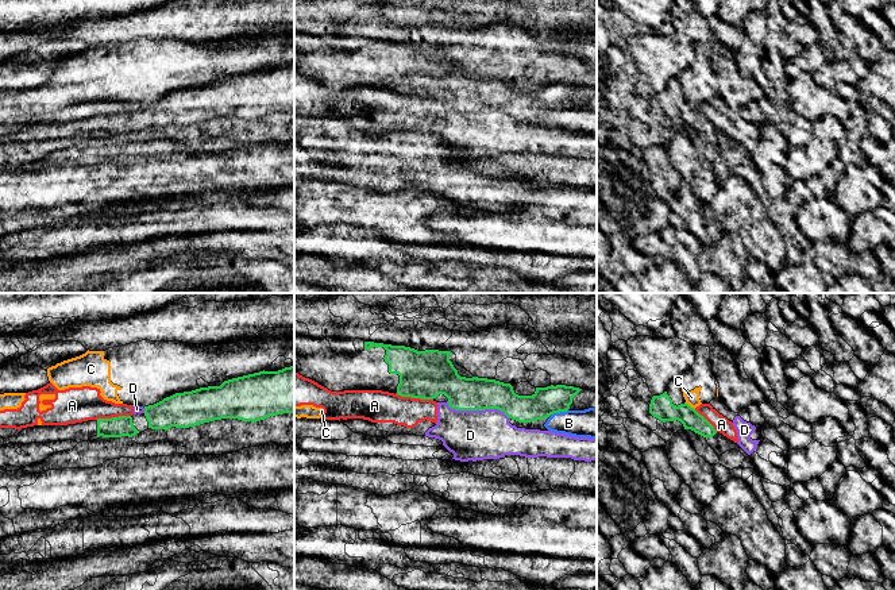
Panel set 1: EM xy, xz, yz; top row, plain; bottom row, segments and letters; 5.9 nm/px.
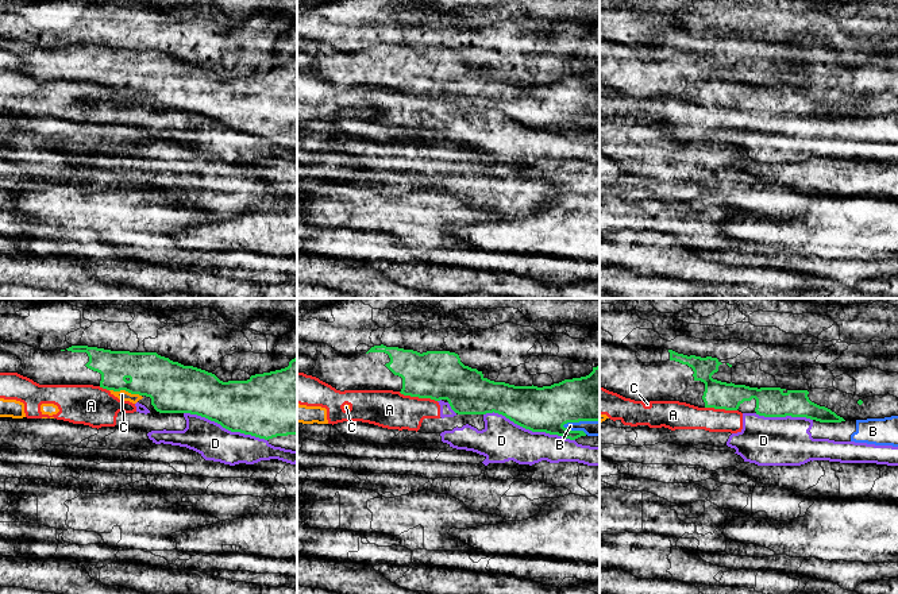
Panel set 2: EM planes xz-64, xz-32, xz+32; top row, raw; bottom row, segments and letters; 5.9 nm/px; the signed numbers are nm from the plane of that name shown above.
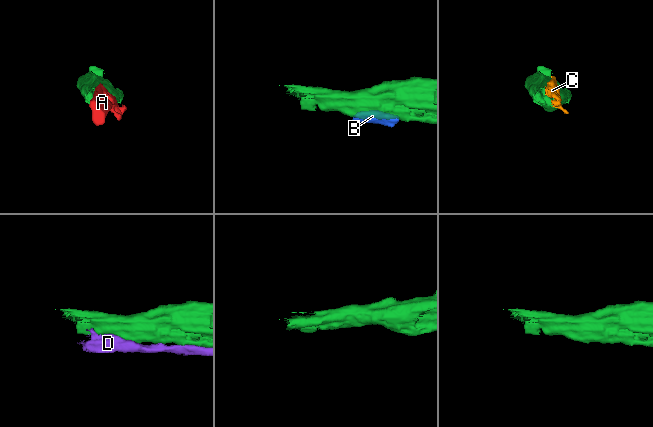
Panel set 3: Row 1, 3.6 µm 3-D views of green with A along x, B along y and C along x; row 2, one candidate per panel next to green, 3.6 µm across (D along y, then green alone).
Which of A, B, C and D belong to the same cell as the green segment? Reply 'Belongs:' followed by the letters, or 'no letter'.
Belongs: no letter

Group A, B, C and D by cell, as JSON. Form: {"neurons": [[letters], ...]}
{"neurons": [["A", "C"], ["B", "D"]]}

